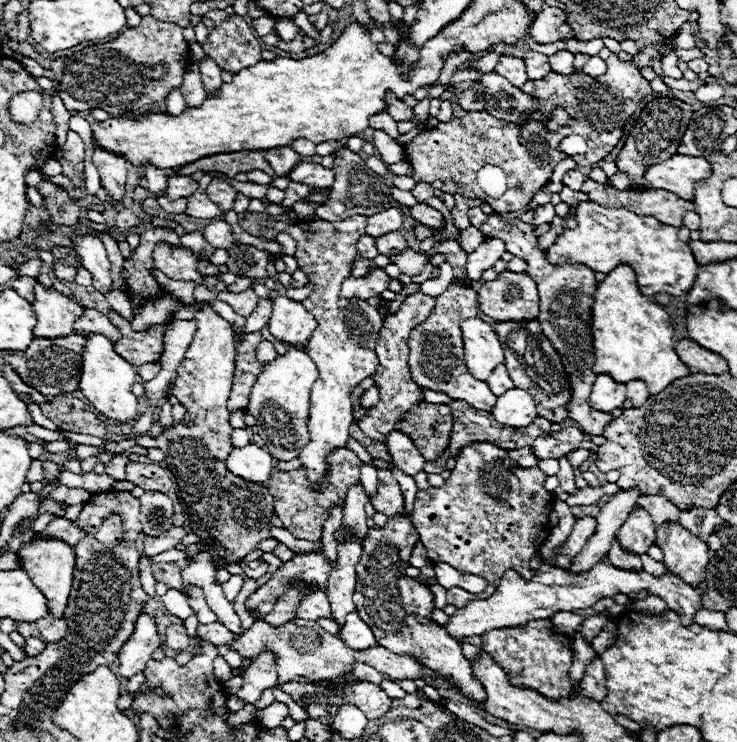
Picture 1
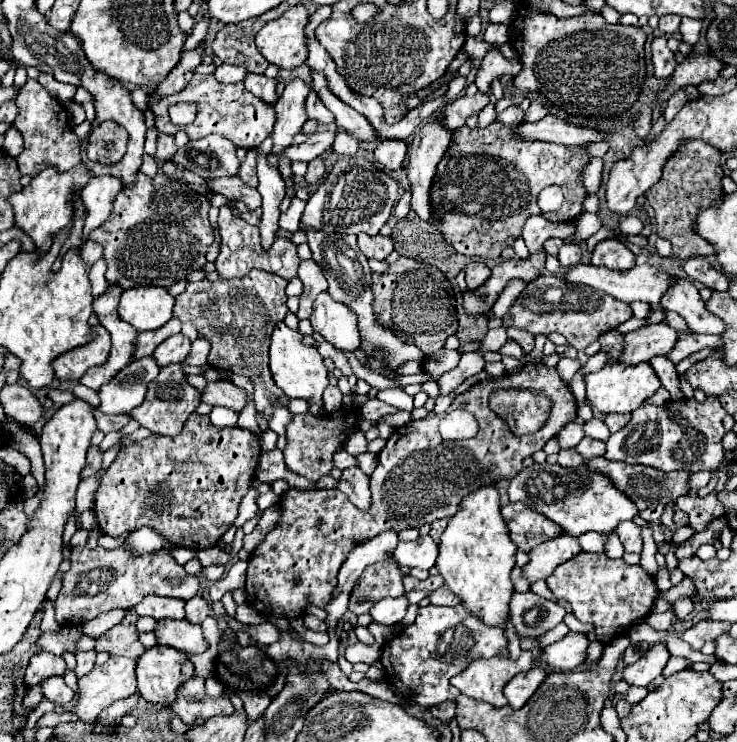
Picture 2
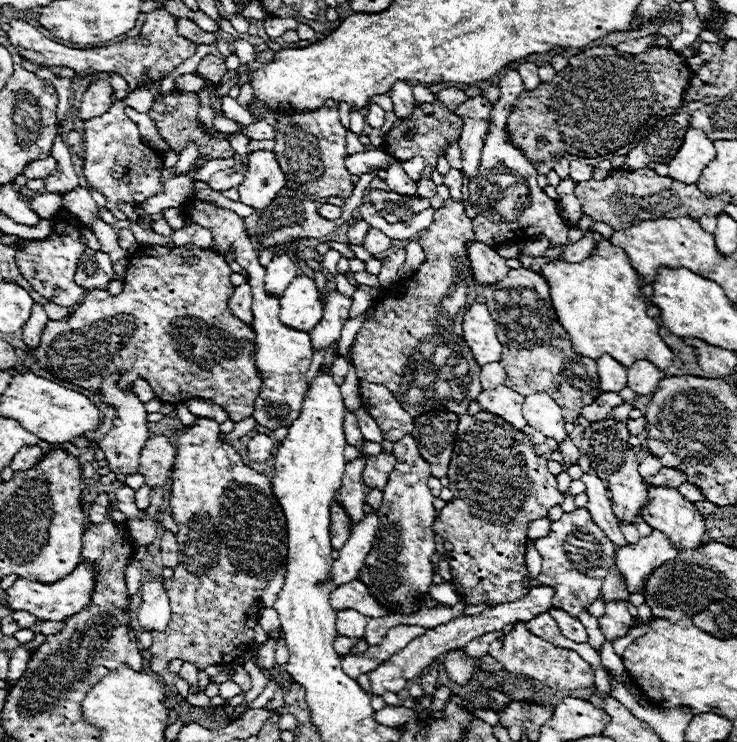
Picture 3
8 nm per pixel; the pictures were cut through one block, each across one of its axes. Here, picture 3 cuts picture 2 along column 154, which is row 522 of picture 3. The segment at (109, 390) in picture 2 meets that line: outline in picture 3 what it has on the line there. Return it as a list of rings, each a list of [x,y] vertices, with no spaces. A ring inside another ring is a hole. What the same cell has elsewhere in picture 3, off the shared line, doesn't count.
[[[376,512],[370,516],[364,516],[364,520],[352,530],[348,542],[340,550],[340,556],[334,560],[330,574],[336,586],[346,584],[356,578],[358,570],[364,566],[364,558],[370,552],[374,532],[378,530],[378,516]]]

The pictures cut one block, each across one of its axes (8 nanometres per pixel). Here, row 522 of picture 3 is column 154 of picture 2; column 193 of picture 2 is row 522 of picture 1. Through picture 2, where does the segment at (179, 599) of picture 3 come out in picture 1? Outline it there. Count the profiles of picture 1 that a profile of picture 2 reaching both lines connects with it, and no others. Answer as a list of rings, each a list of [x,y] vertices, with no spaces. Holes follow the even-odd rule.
[[[210,302],[204,306],[202,312],[196,314],[196,322],[198,322],[198,332],[194,334],[194,340],[188,346],[184,360],[178,366],[178,378],[172,390],[172,394],[188,410],[188,414],[172,430],[164,430],[156,438],[156,442],[158,442],[158,448],[164,452],[168,470],[174,474],[174,480],[178,484],[178,490],[180,490],[178,496],[182,498],[186,506],[184,512],[188,514],[188,520],[190,520],[190,532],[200,538],[198,542],[200,552],[208,552],[212,566],[216,566],[216,556],[212,554],[208,546],[214,538],[224,548],[224,560],[220,568],[228,568],[230,564],[236,564],[248,552],[252,552],[262,540],[270,538],[270,526],[272,526],[270,518],[274,514],[274,498],[266,486],[256,482],[246,482],[244,478],[236,478],[234,474],[230,474],[230,470],[226,470],[226,464],[224,464],[226,456],[234,448],[230,442],[230,436],[232,436],[232,426],[228,424],[230,412],[226,408],[226,402],[232,390],[232,372],[234,372],[234,356],[236,356],[234,330],[224,318],[220,318],[210,308]]]

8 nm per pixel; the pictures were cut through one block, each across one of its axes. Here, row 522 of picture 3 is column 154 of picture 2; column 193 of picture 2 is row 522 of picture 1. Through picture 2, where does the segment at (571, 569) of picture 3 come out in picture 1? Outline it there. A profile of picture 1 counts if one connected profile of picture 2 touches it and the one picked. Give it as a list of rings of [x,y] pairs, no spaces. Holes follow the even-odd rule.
[[[592,516],[578,518],[572,532],[570,532],[568,542],[558,550],[558,554],[554,558],[554,566],[556,568],[568,568],[570,560],[574,560],[574,556],[584,548],[584,544],[588,542],[588,538],[594,532],[596,532],[596,518],[592,518]]]

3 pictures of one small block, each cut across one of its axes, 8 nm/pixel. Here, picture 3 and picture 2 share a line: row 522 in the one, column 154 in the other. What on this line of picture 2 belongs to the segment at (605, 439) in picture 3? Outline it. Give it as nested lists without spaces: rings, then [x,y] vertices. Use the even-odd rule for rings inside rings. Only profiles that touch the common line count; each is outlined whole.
[[[188,620],[156,622],[154,634],[156,634],[160,644],[172,646],[180,652],[202,654],[202,652],[208,650],[208,642],[204,640],[200,624],[190,624]]]

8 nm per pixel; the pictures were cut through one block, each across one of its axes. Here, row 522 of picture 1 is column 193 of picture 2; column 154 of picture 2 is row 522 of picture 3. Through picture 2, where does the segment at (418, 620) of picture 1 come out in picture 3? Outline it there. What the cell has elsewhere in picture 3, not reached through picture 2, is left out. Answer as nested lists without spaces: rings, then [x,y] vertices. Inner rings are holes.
[[[408,434],[394,444],[396,466],[394,470],[400,474],[390,474],[390,482],[384,490],[382,506],[378,508],[378,530],[374,536],[374,544],[370,554],[366,556],[366,564],[360,570],[360,582],[368,586],[370,594],[384,604],[390,612],[396,614],[416,614],[420,610],[418,598],[430,592],[434,564],[430,556],[434,554],[434,532],[432,524],[436,520],[434,496],[426,484],[430,476],[428,462],[420,456],[416,440]]]

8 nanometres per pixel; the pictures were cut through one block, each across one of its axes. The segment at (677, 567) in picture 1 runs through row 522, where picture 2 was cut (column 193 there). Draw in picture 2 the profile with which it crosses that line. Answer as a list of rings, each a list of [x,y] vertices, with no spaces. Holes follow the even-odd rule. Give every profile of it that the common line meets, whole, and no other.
[[[156,646],[144,650],[138,658],[138,692],[144,700],[160,706],[172,706],[178,688],[194,678],[194,664],[186,654]]]

